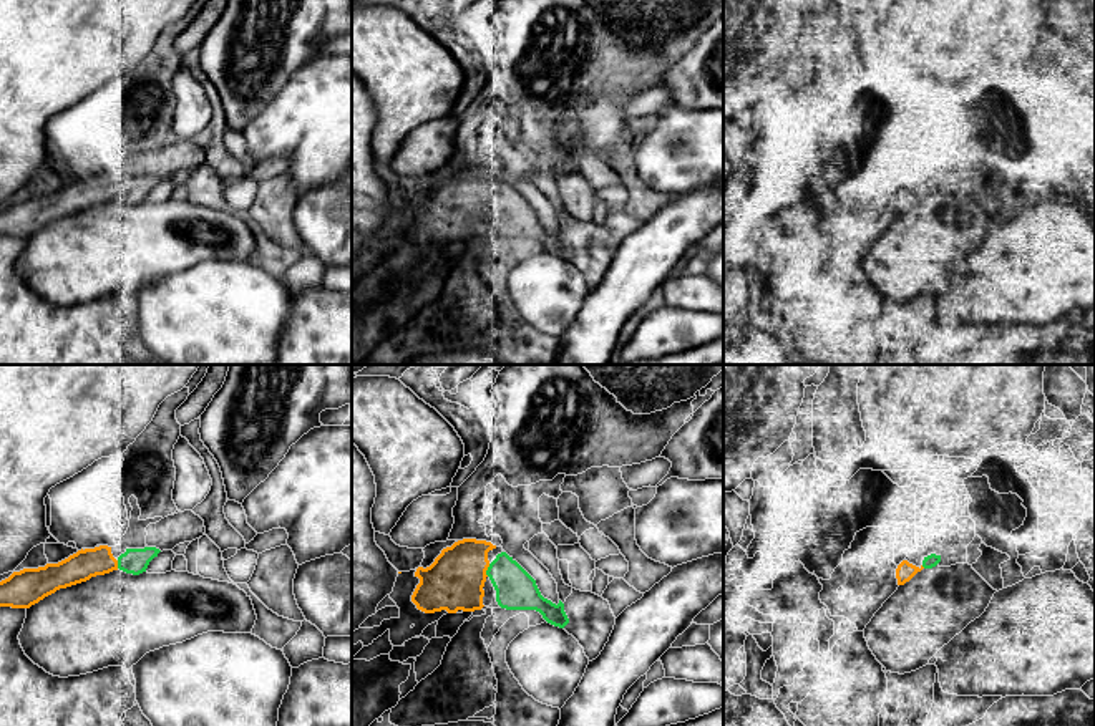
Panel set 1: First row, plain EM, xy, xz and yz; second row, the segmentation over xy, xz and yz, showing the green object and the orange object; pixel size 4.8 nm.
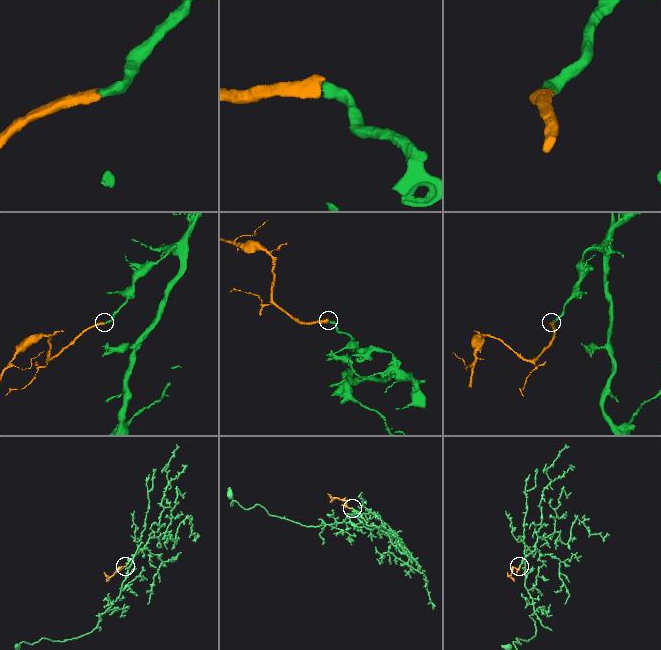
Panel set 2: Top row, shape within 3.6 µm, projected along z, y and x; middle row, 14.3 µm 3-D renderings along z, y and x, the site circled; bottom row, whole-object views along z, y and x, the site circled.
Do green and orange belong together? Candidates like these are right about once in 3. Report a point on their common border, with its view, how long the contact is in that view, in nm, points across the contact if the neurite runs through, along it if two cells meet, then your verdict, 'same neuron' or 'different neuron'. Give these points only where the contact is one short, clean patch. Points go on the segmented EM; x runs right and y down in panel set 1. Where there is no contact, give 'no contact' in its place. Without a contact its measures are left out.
contact xz (486, 571); length 70 nm; same neuron

